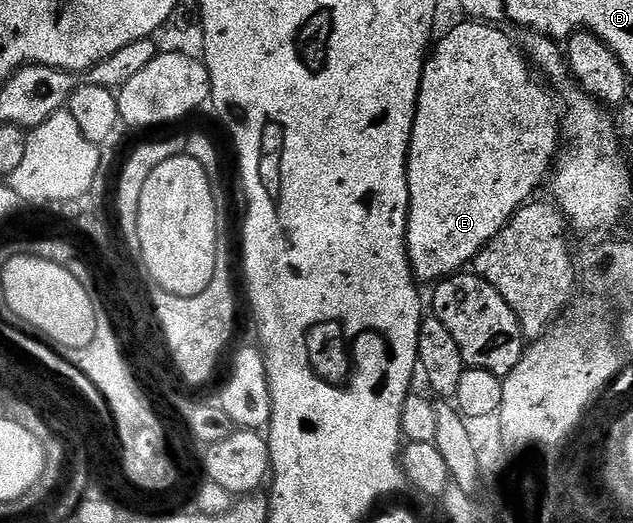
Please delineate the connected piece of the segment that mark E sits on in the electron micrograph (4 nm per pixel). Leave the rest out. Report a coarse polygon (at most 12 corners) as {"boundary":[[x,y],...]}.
{"boundary":[[502,26],[434,44],[407,256],[434,285],[552,174],[561,119]]}

